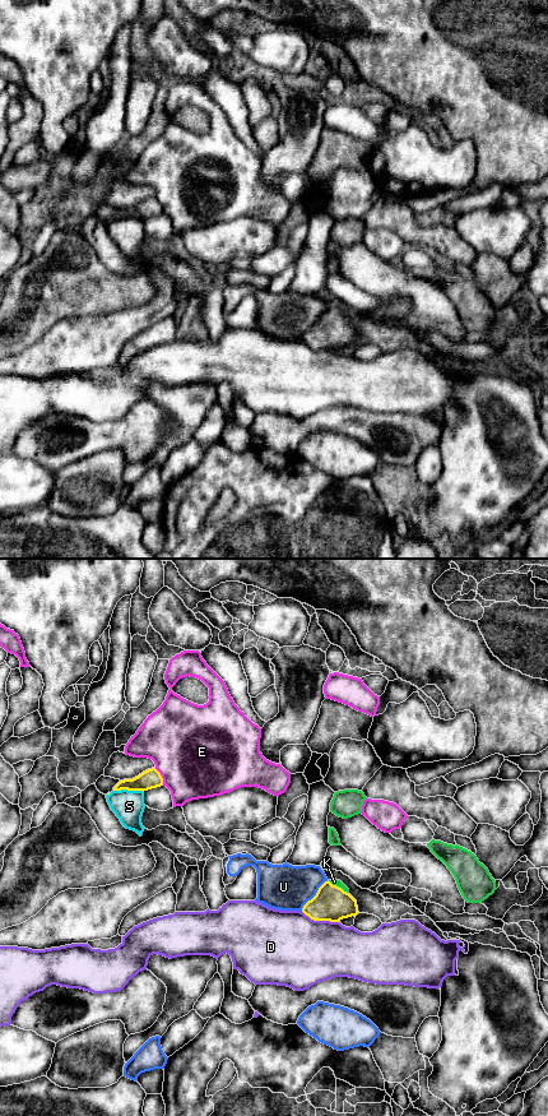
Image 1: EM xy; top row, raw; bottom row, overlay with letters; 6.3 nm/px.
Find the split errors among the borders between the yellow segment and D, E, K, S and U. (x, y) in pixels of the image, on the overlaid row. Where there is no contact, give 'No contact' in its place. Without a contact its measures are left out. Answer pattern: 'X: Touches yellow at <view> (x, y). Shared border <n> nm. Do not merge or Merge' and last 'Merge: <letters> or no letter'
D: Touches yellow at xy (321, 920). Shared border 260 nm. Do not merge
E: Touches yellow at xy (161, 777). Shared border 130 nm. Do not merge
K: Touches yellow at xy (338, 887). Shared border 160 nm. Merge
S: Touches yellow at xy (129, 790). Shared border 190 nm. Do not merge
U: Touches yellow at xy (315, 895). Shared border 260 nm. Do not merge
Merge: K

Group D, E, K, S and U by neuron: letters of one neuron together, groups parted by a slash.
D / E / K / S / U

